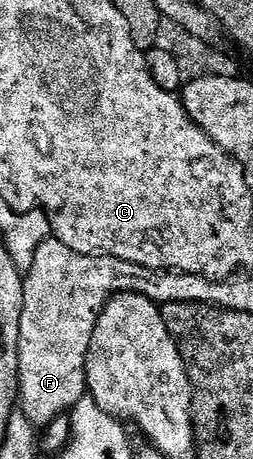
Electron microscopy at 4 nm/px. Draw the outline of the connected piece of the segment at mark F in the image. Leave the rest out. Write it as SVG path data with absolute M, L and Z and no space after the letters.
M53 236L45 239L41 248L37 248L37 257L33 260L33 268L25 272L23 287L25 288L25 304L21 312L21 352L19 353L19 396L21 411L36 428L46 428L51 422L64 417L87 394L87 357L89 344L93 340L93 328L97 328L97 320L101 312L107 307L108 300L116 293L115 270L112 259L106 256L92 256L73 252L65 244L61 244Z

